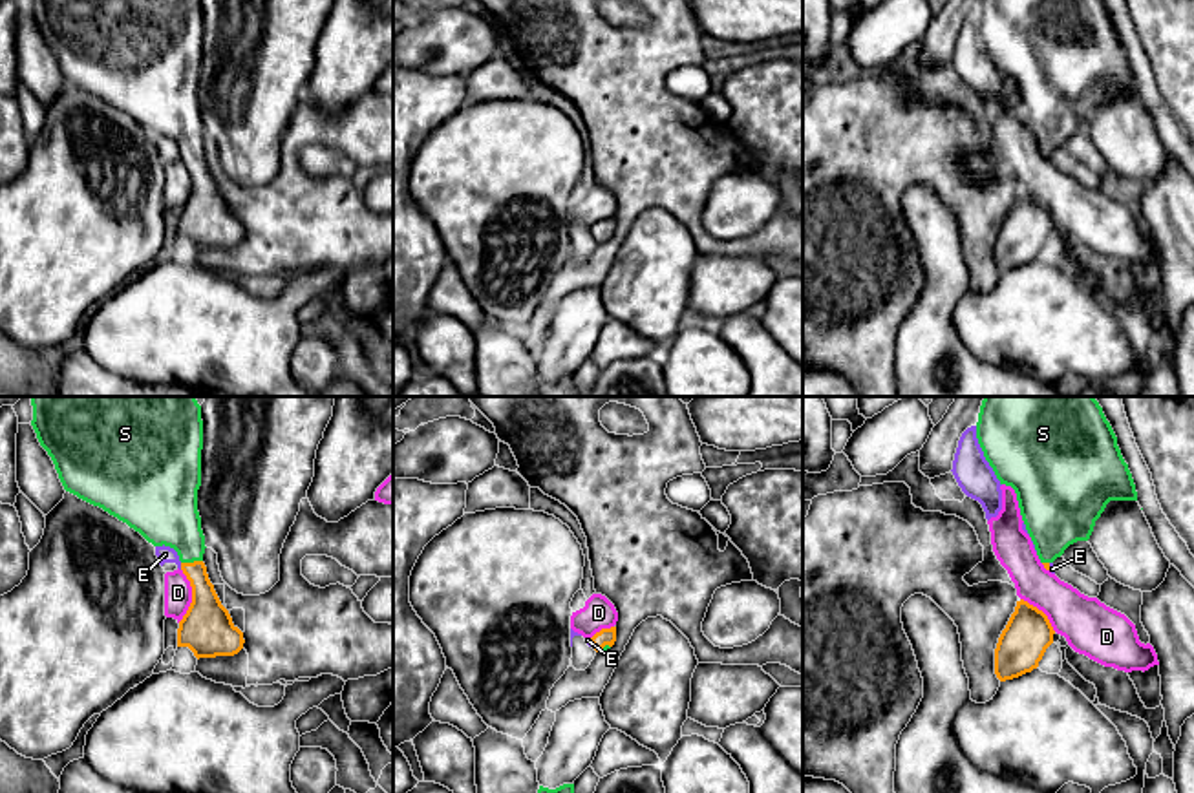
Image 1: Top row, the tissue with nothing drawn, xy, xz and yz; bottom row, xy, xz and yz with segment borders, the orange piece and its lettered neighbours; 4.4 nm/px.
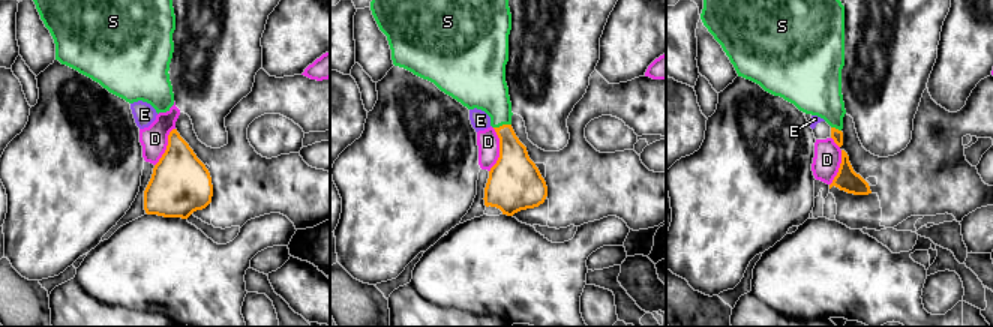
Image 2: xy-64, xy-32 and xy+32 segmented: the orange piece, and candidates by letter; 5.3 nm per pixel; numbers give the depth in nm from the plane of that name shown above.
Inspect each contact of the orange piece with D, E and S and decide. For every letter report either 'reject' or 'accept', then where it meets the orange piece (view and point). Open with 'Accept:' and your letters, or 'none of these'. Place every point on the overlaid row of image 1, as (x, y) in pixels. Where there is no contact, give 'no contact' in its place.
Accept: S
D: reject; meets orange in xy at (192, 596)
E: reject; meets orange in xy at (181, 567)
S: accept; meets orange in xy at (191, 563)

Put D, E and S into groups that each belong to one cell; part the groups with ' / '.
D / E / S

